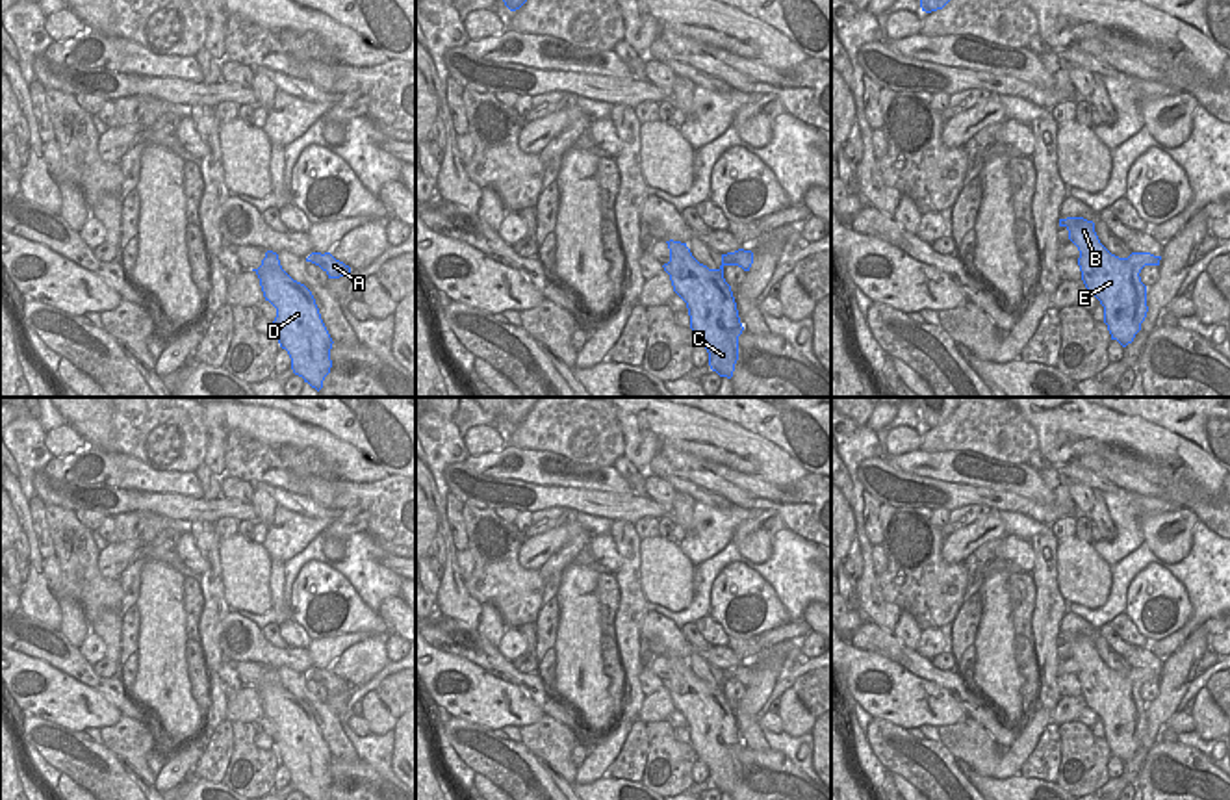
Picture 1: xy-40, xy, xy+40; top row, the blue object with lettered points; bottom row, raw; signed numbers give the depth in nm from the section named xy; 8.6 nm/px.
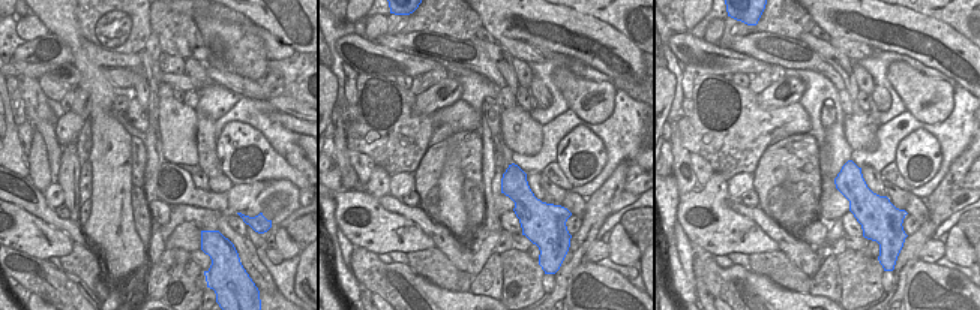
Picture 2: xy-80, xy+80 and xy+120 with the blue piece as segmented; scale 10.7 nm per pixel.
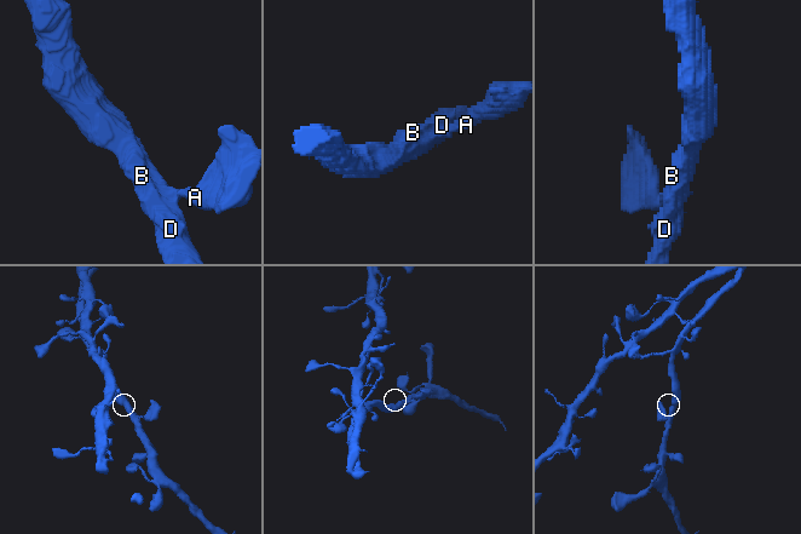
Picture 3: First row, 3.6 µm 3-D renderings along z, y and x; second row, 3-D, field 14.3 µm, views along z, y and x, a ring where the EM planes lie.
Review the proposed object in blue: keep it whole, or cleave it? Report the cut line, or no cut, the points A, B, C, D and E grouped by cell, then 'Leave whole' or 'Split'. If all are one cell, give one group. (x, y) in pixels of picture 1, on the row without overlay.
No split. Groups: A B C D E. Leave whole.

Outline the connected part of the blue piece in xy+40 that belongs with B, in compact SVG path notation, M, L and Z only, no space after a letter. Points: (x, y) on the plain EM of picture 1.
M1083 633L1059 635L1069 655L1078 663L1082 696L1104 722L1104 739L1122 763L1134 757L1147 733L1147 702L1141 698L1145 681L1160 681L1161 672L1132 668L1128 674L1111 670L1098 655L1095 639Z

